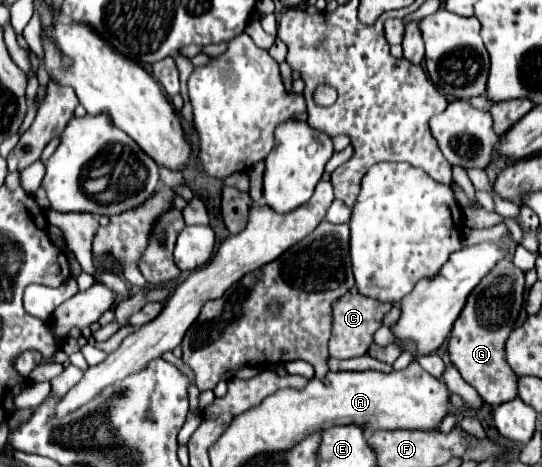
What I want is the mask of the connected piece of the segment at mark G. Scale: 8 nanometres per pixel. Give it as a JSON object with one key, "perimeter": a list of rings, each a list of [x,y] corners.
{"perimeter":[[[509,259],[499,261],[497,269],[469,295],[461,317],[455,321],[449,339],[449,359],[461,377],[481,395],[485,403],[497,407],[517,397],[517,375],[505,363],[503,343],[513,331],[513,323],[525,301],[525,275]]]}

